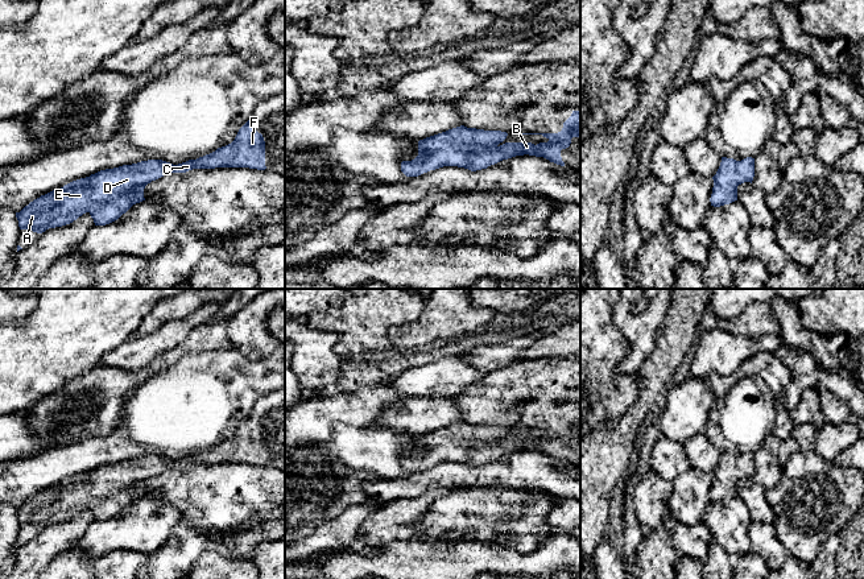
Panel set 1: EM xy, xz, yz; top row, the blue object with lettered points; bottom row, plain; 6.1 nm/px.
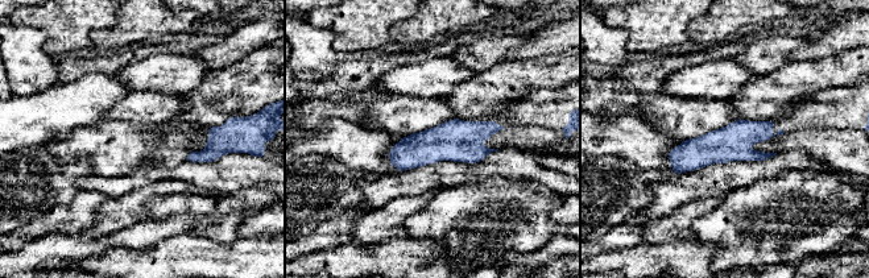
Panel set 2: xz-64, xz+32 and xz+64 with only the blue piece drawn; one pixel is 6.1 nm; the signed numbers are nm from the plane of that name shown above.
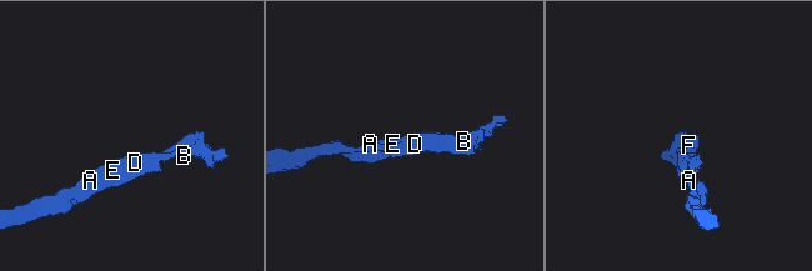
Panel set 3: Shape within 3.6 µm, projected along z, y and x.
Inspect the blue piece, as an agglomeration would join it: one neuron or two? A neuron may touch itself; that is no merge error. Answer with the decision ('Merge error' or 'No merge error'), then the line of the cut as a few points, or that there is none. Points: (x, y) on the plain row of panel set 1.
No merge error. No split

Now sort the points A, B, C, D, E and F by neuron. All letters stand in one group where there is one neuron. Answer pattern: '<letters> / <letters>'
A B C D E F

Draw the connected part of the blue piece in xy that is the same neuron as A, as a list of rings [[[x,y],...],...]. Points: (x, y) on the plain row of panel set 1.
[[[252,414],[239,425],[231,439],[210,450],[178,460],[148,455],[100,466],[41,491],[16,508],[16,513],[20,525],[37,529],[70,520],[86,508],[95,521],[106,521],[117,516],[133,500],[145,496],[144,484],[152,476],[170,468],[215,463],[266,464],[265,437]]]

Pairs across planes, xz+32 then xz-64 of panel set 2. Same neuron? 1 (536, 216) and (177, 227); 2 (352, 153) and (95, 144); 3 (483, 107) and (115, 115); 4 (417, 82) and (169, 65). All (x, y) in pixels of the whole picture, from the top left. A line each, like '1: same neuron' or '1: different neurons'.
1: different neurons
2: same neuron
3: different neurons
4: same neuron

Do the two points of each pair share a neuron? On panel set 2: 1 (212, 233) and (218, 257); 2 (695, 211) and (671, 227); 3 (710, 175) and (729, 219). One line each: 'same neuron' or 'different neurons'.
1: different neurons
2: same neuron
3: different neurons

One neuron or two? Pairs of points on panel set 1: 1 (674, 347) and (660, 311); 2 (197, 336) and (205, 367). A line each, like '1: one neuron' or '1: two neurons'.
1: two neurons
2: two neurons

